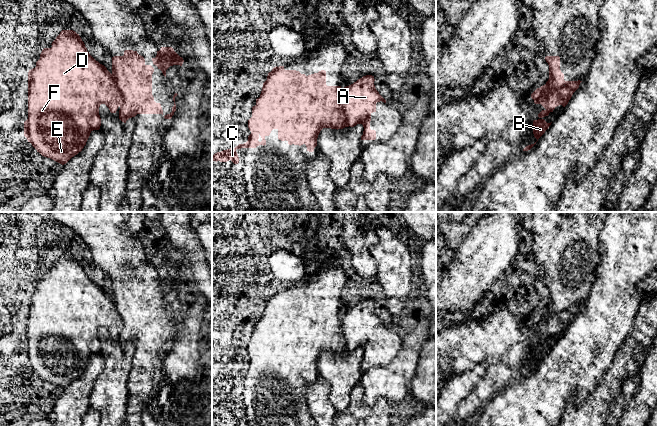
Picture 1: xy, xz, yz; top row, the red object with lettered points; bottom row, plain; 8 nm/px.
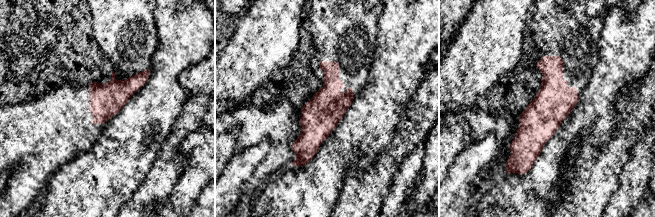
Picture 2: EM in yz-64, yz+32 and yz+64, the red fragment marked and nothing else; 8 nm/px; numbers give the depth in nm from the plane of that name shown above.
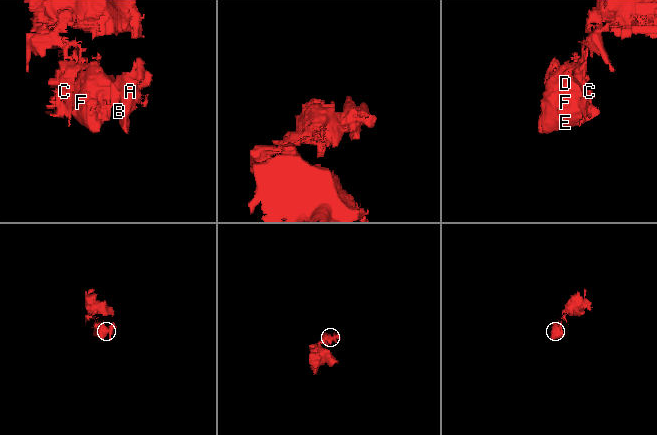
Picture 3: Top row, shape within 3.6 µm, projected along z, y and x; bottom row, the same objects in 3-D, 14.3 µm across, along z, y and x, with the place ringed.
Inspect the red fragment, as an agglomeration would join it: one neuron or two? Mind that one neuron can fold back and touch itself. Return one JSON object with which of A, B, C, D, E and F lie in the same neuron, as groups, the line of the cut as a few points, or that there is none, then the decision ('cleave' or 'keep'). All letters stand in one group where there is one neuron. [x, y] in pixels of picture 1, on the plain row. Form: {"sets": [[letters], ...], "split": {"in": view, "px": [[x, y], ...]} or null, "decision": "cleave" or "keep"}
{"sets": [["A", "B"], ["C", "D", "E", "F"]], "split": {"in": "xz", "px": [[341, 312], [341, 330], [345, 350]]}, "decision": "cleave"}

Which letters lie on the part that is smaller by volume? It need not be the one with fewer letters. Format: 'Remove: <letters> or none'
Remove: A, B

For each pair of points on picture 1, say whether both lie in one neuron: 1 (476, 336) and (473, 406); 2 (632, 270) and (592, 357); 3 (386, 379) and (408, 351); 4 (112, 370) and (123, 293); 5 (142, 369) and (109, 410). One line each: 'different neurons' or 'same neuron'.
1: same neuron
2: same neuron
3: same neuron
4: different neurons
5: different neurons

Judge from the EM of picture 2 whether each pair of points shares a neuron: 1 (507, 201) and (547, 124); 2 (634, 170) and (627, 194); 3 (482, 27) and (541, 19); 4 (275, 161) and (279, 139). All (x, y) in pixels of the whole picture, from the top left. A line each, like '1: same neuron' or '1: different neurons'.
1: different neurons
2: same neuron
3: different neurons
4: same neuron

